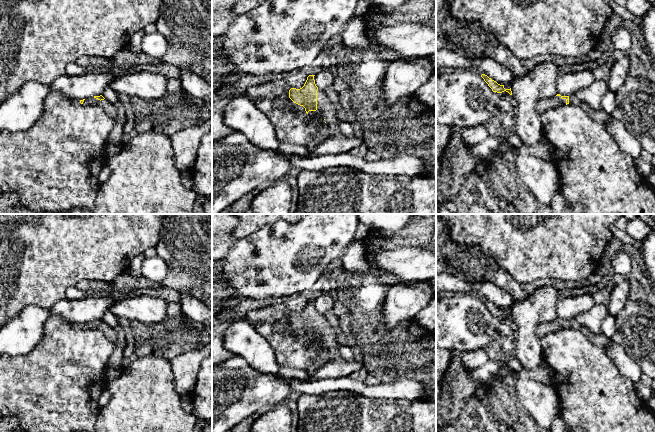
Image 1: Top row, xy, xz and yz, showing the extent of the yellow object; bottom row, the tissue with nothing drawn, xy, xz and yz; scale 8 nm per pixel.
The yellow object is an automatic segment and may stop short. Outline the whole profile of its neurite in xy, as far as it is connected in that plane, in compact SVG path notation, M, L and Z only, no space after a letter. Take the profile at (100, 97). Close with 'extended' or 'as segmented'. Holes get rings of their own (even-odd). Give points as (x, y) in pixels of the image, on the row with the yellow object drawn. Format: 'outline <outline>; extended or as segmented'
outline M102 95L80 100L80 103L84 105L100 105L112 118L116 118L118 114L115 105L107 101Z; extended

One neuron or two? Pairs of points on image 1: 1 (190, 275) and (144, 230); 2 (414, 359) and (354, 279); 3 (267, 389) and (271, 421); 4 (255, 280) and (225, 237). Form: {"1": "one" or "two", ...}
{"1": "two", "2": "one", "3": "two", "4": "two"}

